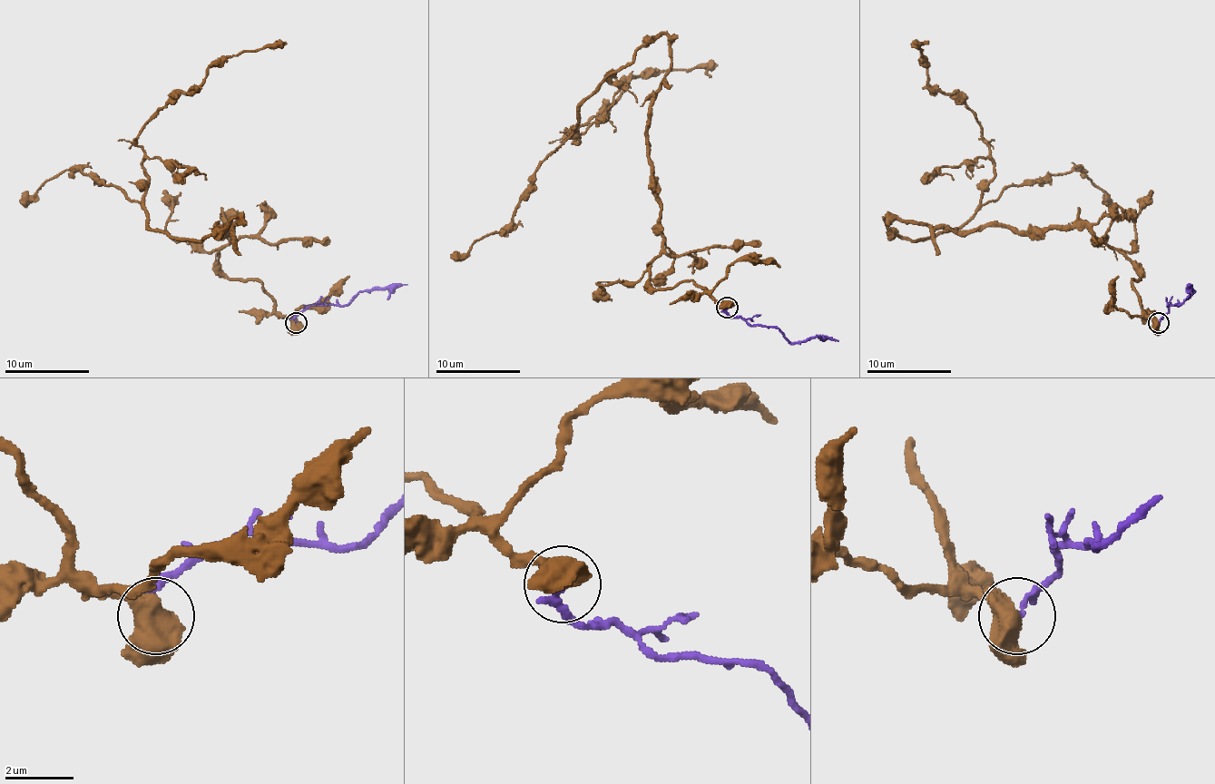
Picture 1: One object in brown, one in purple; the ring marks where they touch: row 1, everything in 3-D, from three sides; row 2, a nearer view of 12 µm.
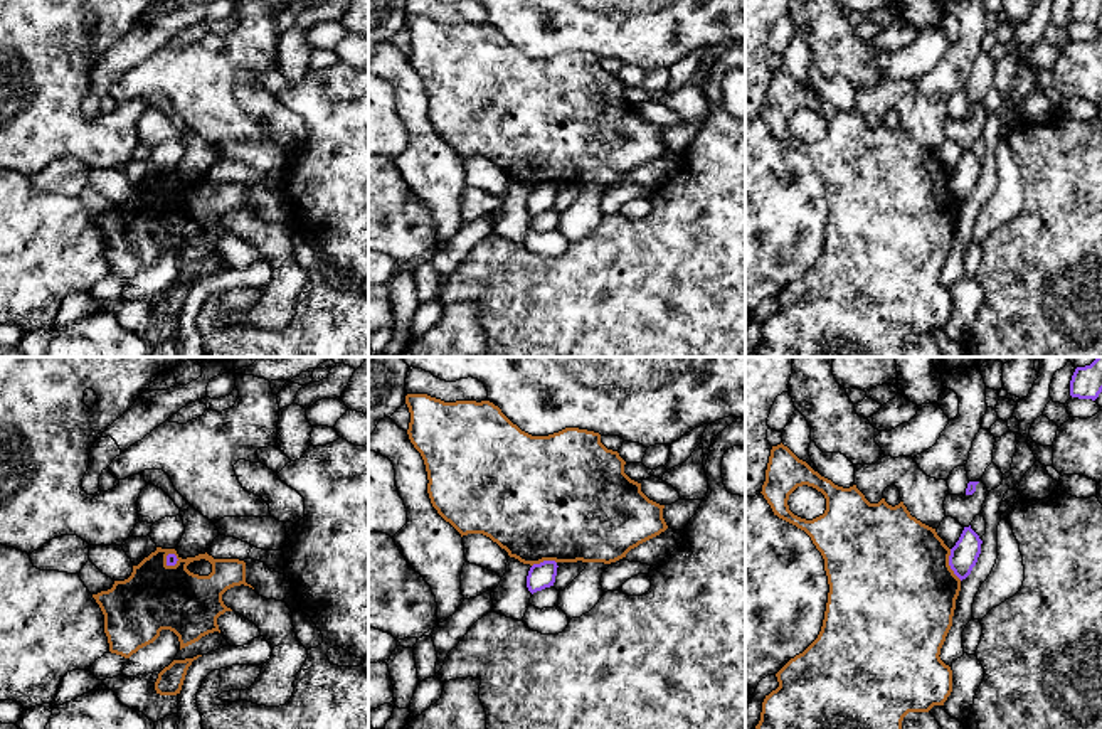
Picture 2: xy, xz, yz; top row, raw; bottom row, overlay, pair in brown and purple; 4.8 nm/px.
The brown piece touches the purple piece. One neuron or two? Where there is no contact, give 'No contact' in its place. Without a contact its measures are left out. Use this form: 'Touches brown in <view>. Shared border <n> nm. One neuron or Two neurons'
Touches brown in yz. Shared border 160 nm. Two neurons

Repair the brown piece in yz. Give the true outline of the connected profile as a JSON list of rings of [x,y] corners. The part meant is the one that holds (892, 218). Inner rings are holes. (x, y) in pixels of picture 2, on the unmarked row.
[[[782,66],[771,72],[760,116],[774,138],[811,160],[824,182],[829,216],[818,261],[776,296],[779,310],[762,325],[757,357],[902,357],[902,343],[909,335],[944,328],[952,315],[952,293],[939,278],[952,249],[961,202],[951,192],[951,172],[935,152],[912,140],[903,125],[895,130],[885,121],[870,126],[856,108],[834,108]],[[803,108],[826,121],[824,136],[813,143],[794,138],[787,128],[789,118]]]

